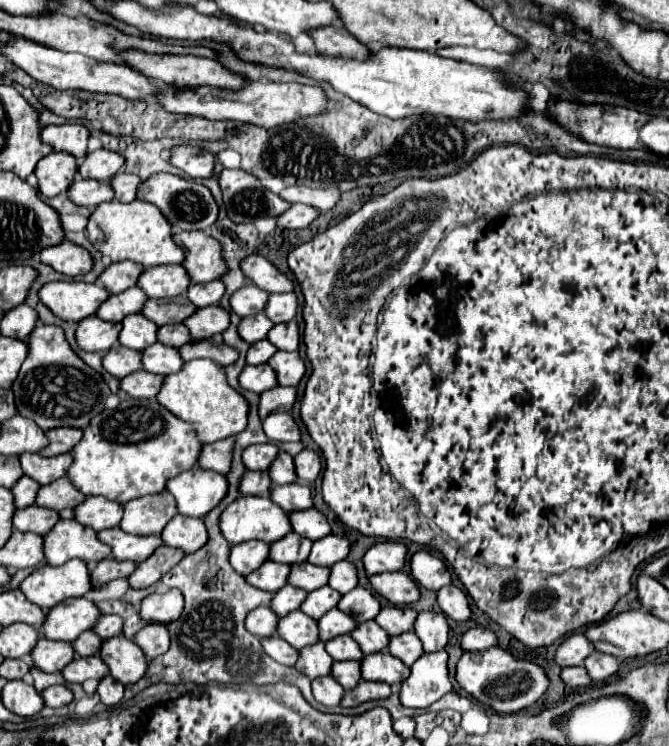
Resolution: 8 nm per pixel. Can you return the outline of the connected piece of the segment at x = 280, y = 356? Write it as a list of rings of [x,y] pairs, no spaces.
[[[276,351],[270,357],[268,365],[276,371],[276,377],[278,377],[280,385],[292,385],[292,387],[296,387],[300,383],[300,379],[304,377],[304,373],[306,373],[304,361],[300,359],[300,355],[296,351],[294,353]]]

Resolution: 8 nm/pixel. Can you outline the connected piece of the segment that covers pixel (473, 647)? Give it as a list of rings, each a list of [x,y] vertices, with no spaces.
[[[472,627],[462,635],[462,649],[464,651],[484,651],[496,645],[496,635],[484,627]]]

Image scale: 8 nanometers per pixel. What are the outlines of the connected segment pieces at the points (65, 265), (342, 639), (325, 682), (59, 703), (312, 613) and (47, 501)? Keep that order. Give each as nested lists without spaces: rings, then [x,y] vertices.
[[[66,239],[58,245],[44,247],[40,251],[40,261],[44,265],[50,265],[54,271],[58,271],[62,275],[70,275],[70,277],[84,275],[92,269],[90,253],[84,247],[74,245]]]
[[[338,635],[326,643],[326,651],[334,661],[348,661],[348,659],[362,659],[360,647],[350,635]]]
[[[326,675],[326,677],[312,679],[312,693],[314,693],[314,699],[318,703],[332,707],[332,705],[338,705],[340,703],[344,689],[330,675]]]
[[[52,685],[52,687],[44,689],[40,695],[42,695],[42,699],[44,699],[44,705],[46,705],[46,707],[54,707],[54,709],[66,707],[66,705],[74,699],[72,691],[70,691],[66,685]]]
[[[328,585],[314,589],[306,595],[306,599],[300,605],[300,611],[304,611],[308,617],[312,619],[320,619],[320,615],[324,615],[326,611],[330,611],[332,607],[336,607],[336,603],[340,601],[340,593],[332,591]]]
[[[60,477],[38,489],[36,505],[60,511],[64,507],[70,507],[70,509],[76,507],[76,503],[80,503],[82,499],[84,499],[84,495],[70,481],[66,477]]]

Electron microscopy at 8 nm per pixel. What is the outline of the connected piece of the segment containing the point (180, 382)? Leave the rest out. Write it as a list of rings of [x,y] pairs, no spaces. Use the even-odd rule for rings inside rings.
[[[208,359],[188,361],[178,373],[166,375],[156,395],[156,401],[170,413],[174,413],[178,419],[196,425],[198,439],[202,443],[214,443],[232,437],[246,427],[246,417],[248,417],[246,399],[238,391],[228,387],[224,369]]]

